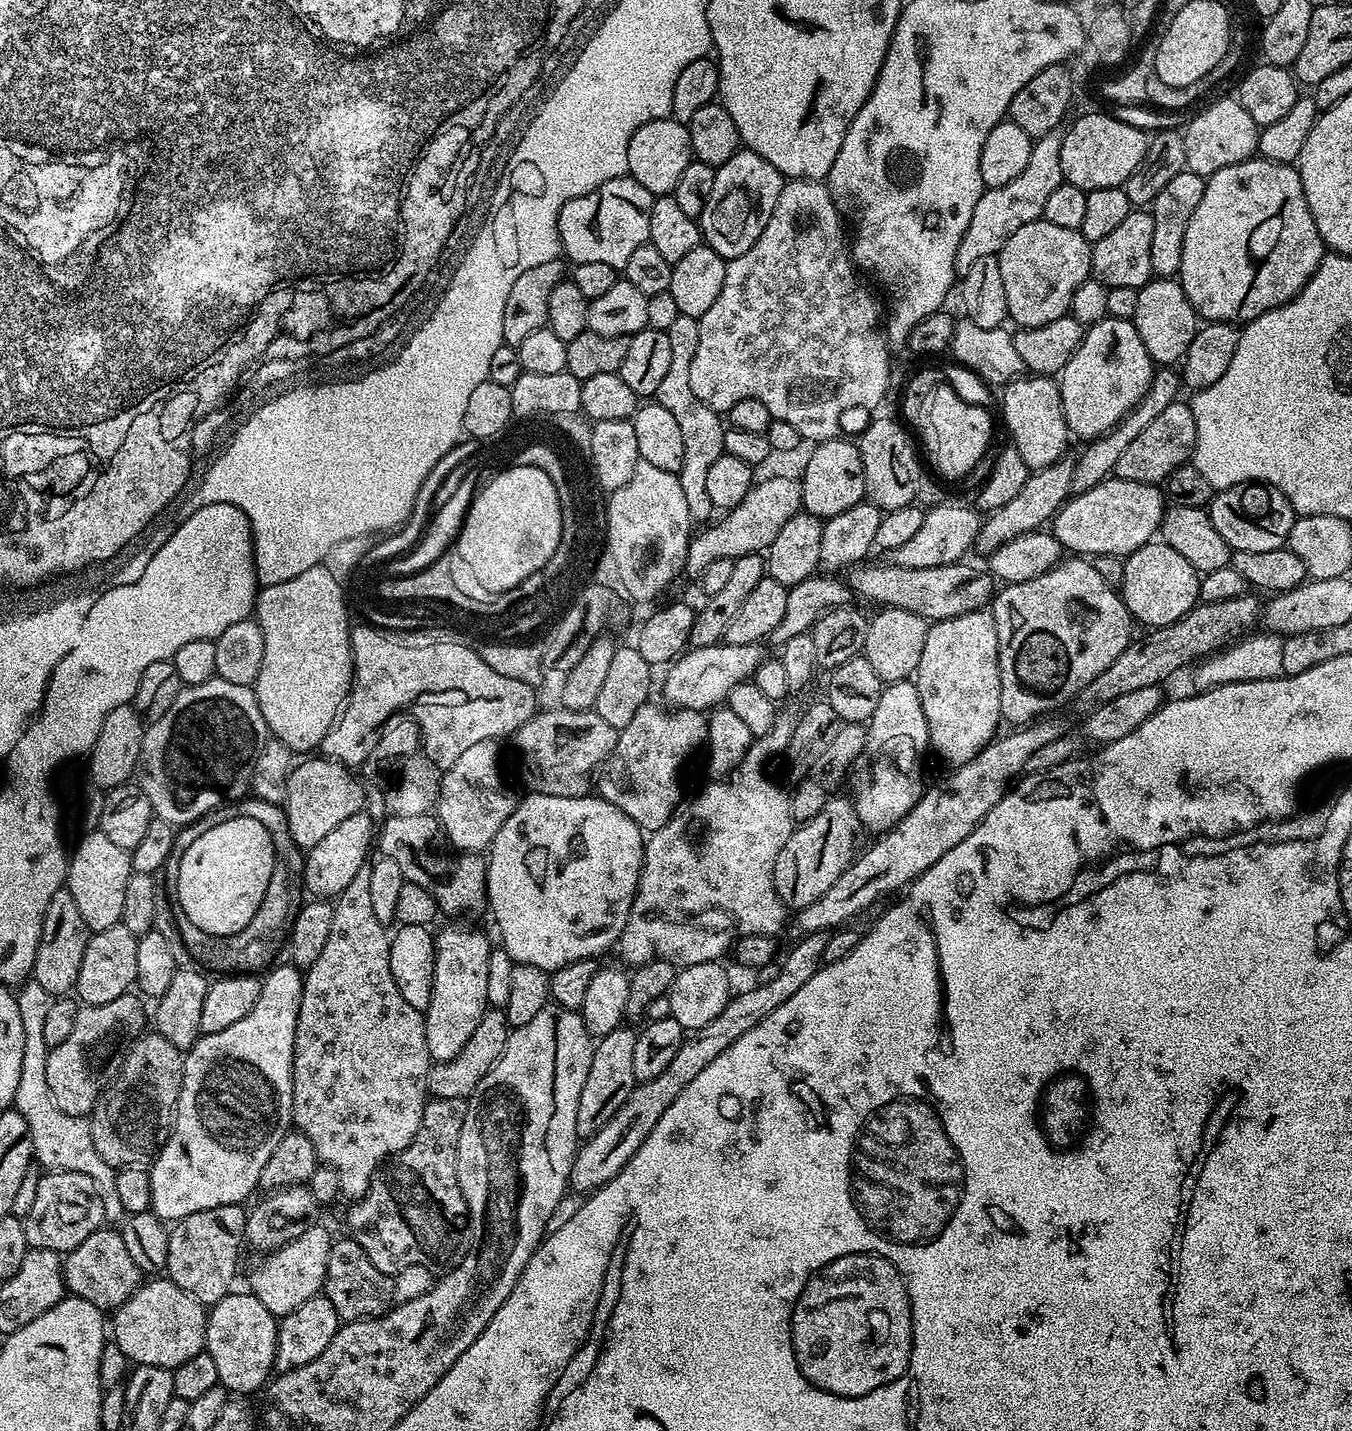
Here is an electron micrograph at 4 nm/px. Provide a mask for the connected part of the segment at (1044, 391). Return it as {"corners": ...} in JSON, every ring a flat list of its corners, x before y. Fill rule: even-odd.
{"corners":[[1032,374,1025,378,1017,378,1003,389,1004,392,1004,424,1012,435,1011,443,1016,453,1023,458,1029,470,1050,466,1065,455,1064,448,1070,441,1068,424,1064,420,1064,412,1060,409,1060,394,1055,383,1052,384,1047,375]]}

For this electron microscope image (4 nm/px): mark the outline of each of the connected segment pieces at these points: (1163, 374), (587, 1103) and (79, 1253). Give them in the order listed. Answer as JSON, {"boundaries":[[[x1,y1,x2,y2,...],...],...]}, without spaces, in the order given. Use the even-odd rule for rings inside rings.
{"boundaries":[[[1161,367,1153,375,1152,384,1149,385,1144,397,1109,432,1105,432,1104,435,1095,437,1091,442,1085,443,1088,445,1085,446,1084,453,1079,453,1076,456,1076,469,1074,470,1071,489,1073,493,1090,490,1107,479,1112,473,1114,462,1122,454,1122,450,1126,450,1126,446,1130,446,1130,442,1134,442,1134,438,1138,438,1138,434,1142,434,1142,430,1146,430,1146,426,1150,426,1150,422,1154,422,1154,418,1158,418,1158,414,1162,414,1162,410,1166,410,1166,406,1174,403,1177,399,1176,391,1181,391,1182,380,1177,373,1175,376,1172,371,1171,367]],[[619,1026,605,1035,595,1045,590,1062,589,1074,585,1085,582,1086,581,1097,578,1099,576,1136,589,1138,615,1116,615,1112,626,1102,637,1083,634,1074,634,1042,637,1033,631,1032,625,1026]],[[101,1228,69,1251,62,1260,65,1289,82,1297,103,1312,112,1312,125,1303,142,1283,142,1271,132,1260,119,1231]]]}

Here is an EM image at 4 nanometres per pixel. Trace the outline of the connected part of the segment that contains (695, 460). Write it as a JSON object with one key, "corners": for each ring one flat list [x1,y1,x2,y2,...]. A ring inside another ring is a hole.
{"corners":[[679,315,669,326,667,334,670,338,673,358,658,391,659,404,670,409,675,420,678,421,678,427,682,430,684,461,678,475,682,484,682,494,686,494,686,506,690,509,690,518,693,522,708,520,714,515,710,494,706,494,706,473,710,471,710,466,714,466,714,462,719,456,725,455,724,433,726,431,726,424,721,413,703,404,688,385,690,362,694,358,694,350,698,350,699,333,700,326,697,317,694,316]]}

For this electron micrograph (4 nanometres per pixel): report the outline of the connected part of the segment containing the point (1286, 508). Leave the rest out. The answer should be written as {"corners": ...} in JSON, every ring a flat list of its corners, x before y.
{"corners":[[1259,482,1219,489,1208,501,1206,511,1212,528,1228,543,1233,553,1265,552,1285,547,1290,530,1298,518,1298,513,1292,509,1292,503,1280,489]]}

